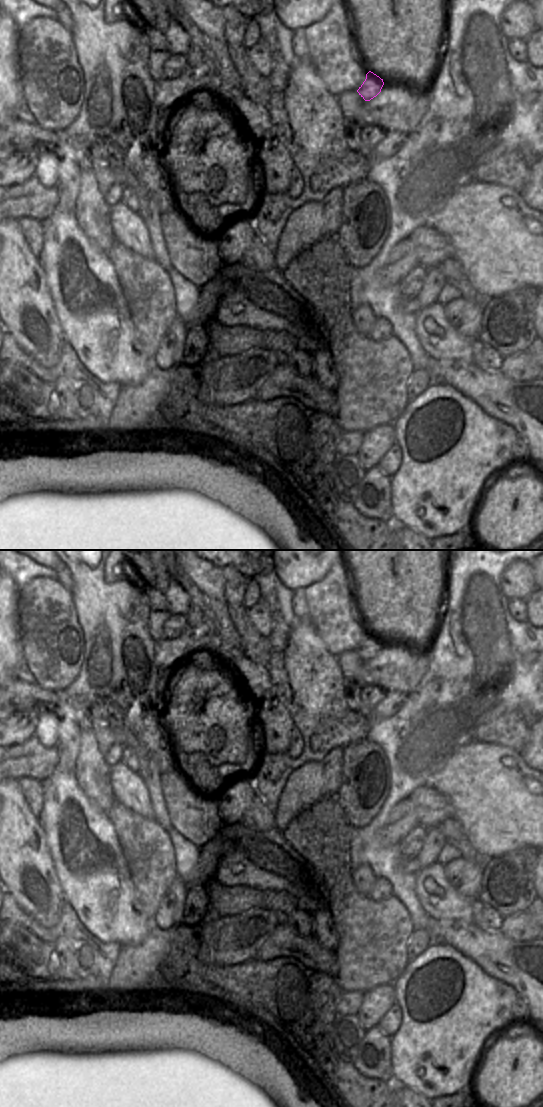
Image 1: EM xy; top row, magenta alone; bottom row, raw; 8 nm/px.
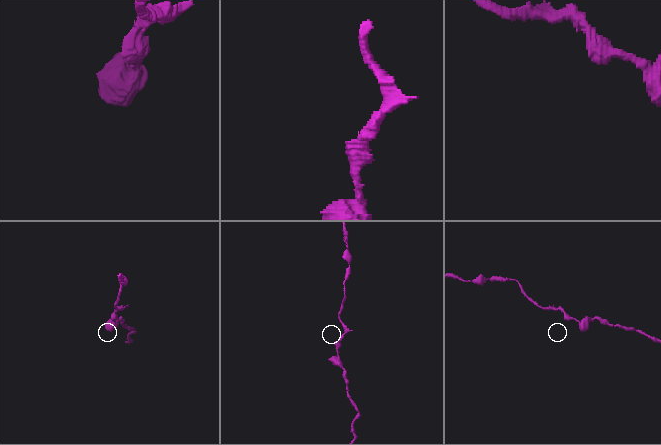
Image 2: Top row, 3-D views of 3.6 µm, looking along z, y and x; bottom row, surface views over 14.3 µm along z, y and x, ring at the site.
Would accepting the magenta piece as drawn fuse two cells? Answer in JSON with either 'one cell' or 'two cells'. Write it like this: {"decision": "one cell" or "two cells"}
{"decision": "one cell"}

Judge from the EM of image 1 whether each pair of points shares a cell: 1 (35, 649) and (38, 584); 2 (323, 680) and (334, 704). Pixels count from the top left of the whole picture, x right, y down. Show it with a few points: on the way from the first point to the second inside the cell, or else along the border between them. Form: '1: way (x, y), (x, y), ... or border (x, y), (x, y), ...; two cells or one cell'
1: way (38, 633), (38, 600); one cell
2: way (323, 686), (323, 691), (330, 698); one cell

